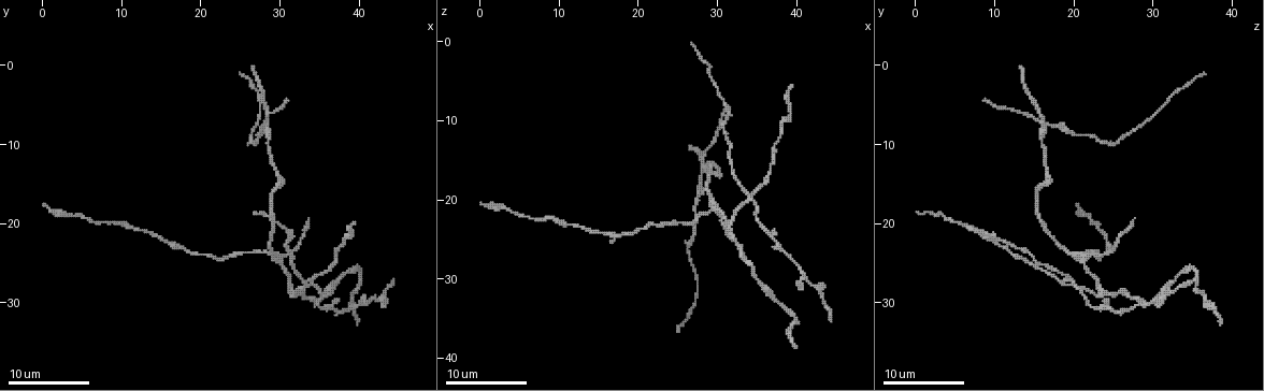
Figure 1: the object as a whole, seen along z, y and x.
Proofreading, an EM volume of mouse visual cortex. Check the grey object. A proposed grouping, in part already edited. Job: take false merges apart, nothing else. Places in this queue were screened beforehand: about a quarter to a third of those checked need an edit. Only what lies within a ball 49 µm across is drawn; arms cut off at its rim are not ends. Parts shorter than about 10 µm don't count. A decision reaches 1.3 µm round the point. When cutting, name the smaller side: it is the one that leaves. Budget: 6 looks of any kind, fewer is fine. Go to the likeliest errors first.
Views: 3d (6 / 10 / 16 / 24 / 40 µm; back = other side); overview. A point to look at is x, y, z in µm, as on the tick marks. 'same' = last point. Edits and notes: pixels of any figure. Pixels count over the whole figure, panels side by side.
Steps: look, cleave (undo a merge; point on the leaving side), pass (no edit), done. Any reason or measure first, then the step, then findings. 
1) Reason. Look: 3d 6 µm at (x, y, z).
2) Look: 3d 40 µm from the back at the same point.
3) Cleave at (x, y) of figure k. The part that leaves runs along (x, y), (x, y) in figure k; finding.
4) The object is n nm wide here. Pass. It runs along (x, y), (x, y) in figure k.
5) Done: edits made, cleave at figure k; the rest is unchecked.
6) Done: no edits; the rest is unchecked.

Four-way junction. Look: 3d 10 µm at (28.5, 7.0, 16.5).

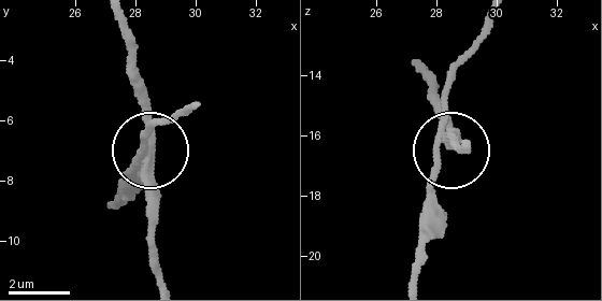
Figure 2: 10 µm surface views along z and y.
4 arms meet here. Cleave at (142, 130) of figure 2. The part that leaves runs along (436, 138), (436, 219), (414, 282) in figure 2; a second cell is stuck on.

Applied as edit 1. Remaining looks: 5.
Redraw. Look: overview.

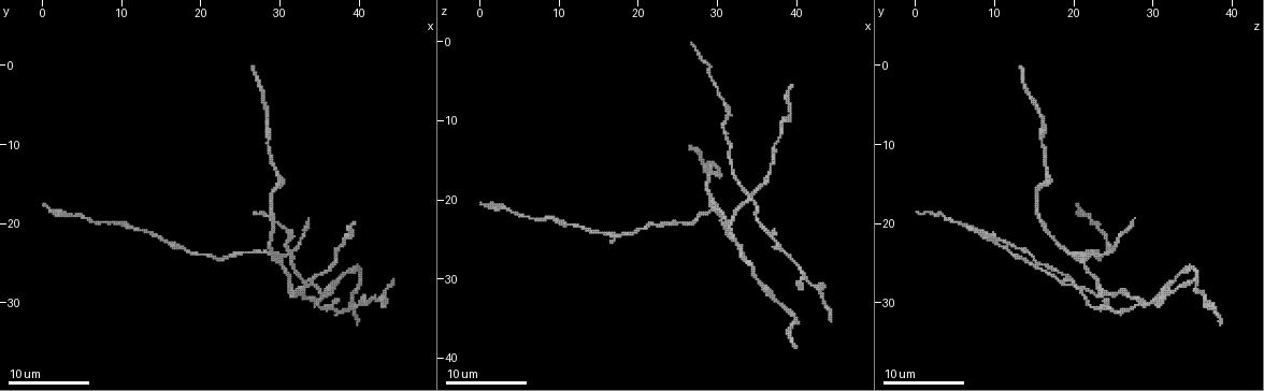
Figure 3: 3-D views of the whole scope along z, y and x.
Side arm on a straight run. Look: 3d 10 µm at (34.0, 28.0, 20.0).

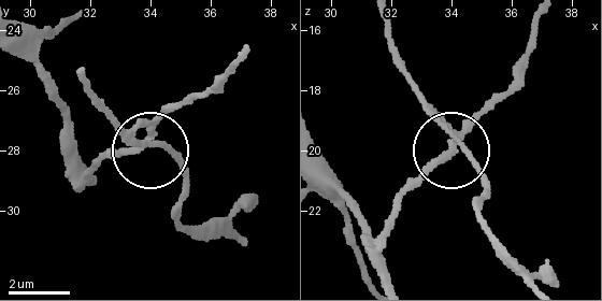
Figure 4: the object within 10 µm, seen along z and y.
Cleave at (173, 149) of figure 4. The part that leaves runs along (153, 120), (119, 123), (84, 79) in figure 4; two cells meet here.

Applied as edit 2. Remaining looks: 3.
Look: overview.

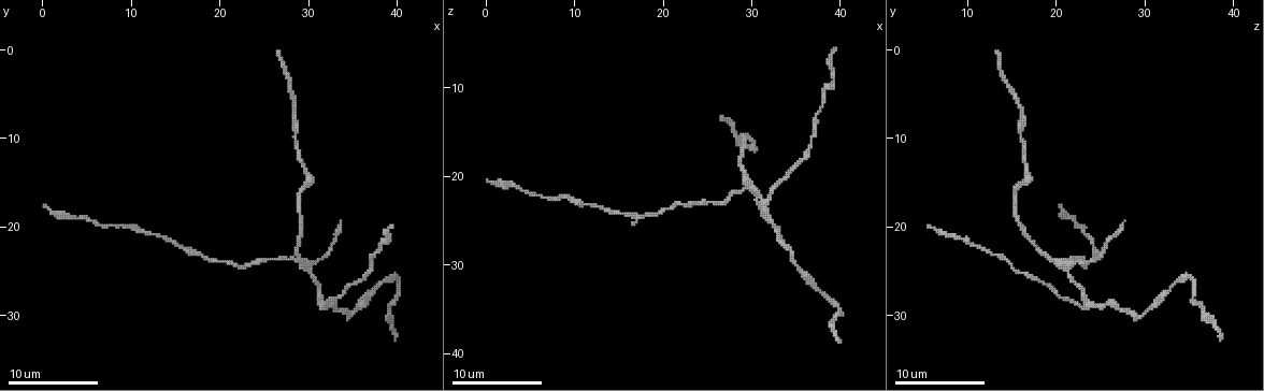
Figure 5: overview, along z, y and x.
Branch point. Look: 3d 6 µm at (31.6, 29.2, 23.4).

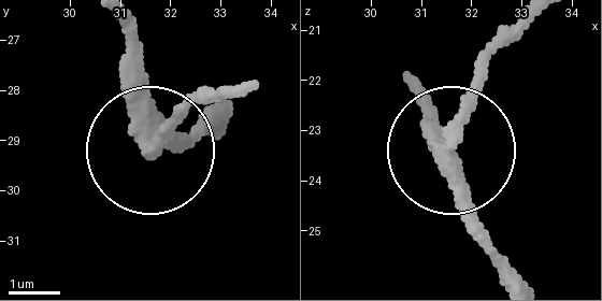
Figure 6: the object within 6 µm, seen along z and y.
Other side. Look: 3d 6 µm from the back at the same point.

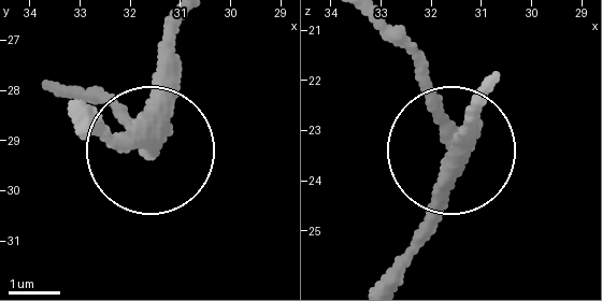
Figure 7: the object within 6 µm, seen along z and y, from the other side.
The object is 300 nm wide here. Pass. It runs along (180, 27), (175, 91), (149, 156), (89, 96) in figure 7; continuous, no second cell.

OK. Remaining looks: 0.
Done: edits made, cleave at figure 2, cleave at figure 4; the rest is unchecked.

